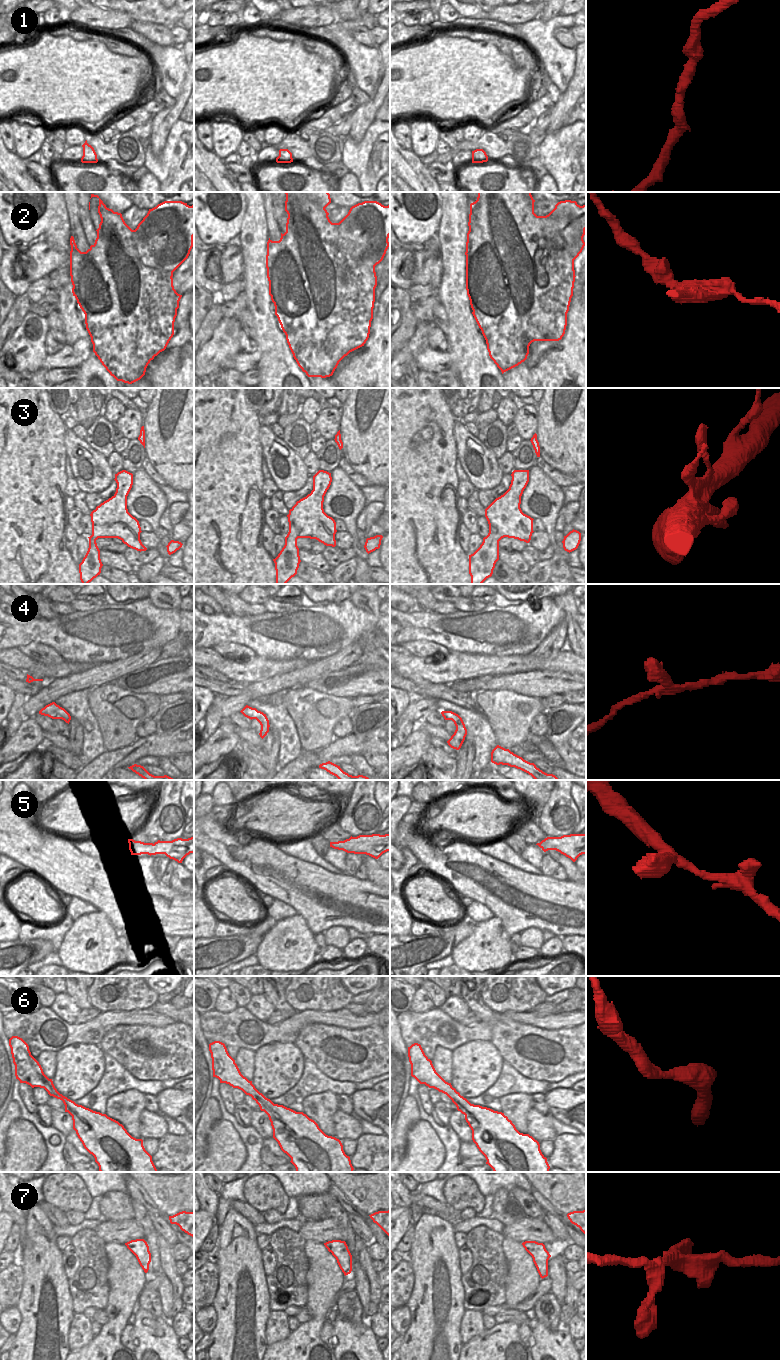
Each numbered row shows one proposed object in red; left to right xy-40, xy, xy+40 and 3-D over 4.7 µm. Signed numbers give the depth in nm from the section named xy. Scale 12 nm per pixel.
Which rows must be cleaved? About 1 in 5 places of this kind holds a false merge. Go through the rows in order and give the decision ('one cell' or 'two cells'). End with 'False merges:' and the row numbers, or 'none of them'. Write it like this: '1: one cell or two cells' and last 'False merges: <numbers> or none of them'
1: one cell
2: two cells
3: one cell
4: one cell
5: one cell
6: one cell
7: one cell
False merges: 2

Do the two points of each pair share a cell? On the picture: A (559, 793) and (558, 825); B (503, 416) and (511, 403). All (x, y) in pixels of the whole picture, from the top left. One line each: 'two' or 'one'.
A: one
B: one

